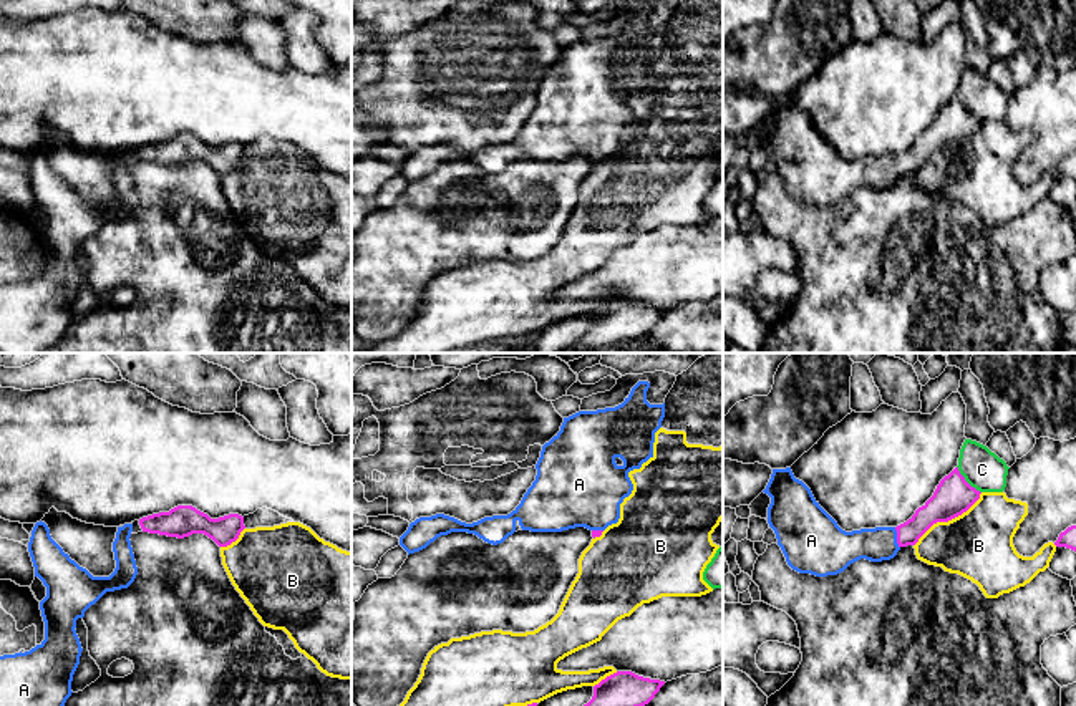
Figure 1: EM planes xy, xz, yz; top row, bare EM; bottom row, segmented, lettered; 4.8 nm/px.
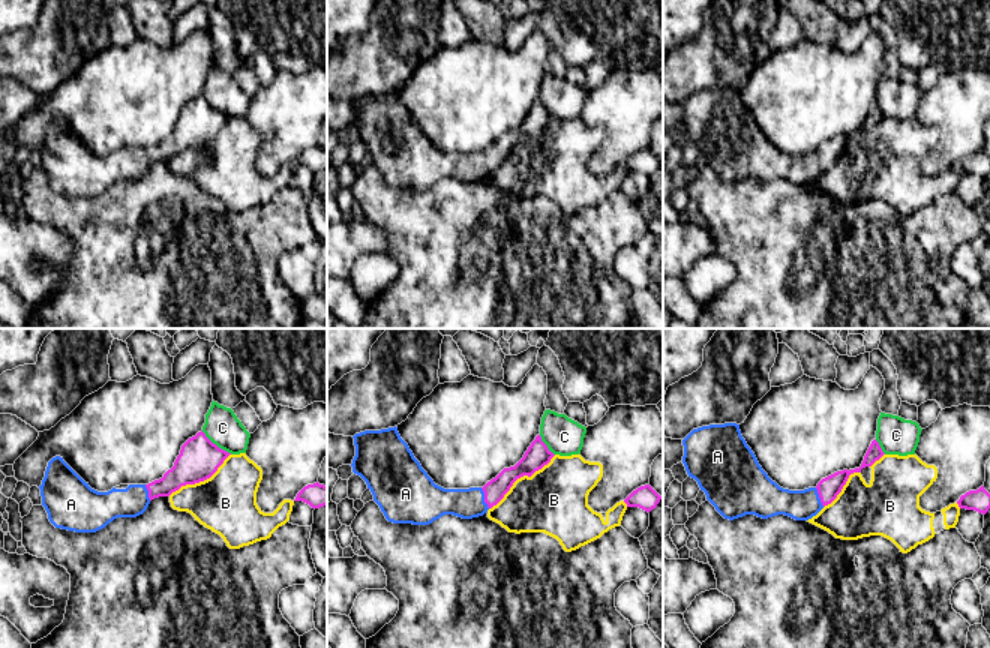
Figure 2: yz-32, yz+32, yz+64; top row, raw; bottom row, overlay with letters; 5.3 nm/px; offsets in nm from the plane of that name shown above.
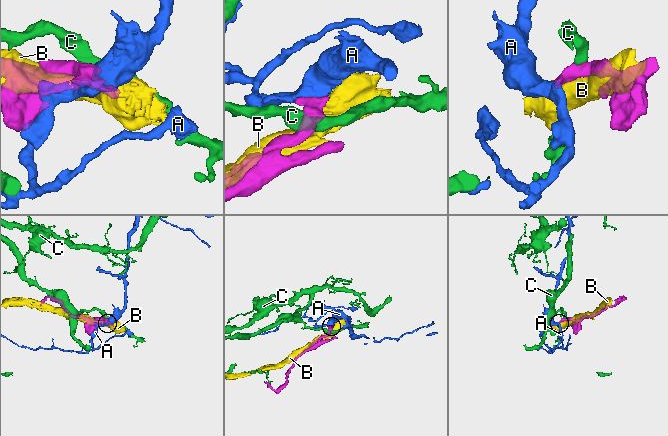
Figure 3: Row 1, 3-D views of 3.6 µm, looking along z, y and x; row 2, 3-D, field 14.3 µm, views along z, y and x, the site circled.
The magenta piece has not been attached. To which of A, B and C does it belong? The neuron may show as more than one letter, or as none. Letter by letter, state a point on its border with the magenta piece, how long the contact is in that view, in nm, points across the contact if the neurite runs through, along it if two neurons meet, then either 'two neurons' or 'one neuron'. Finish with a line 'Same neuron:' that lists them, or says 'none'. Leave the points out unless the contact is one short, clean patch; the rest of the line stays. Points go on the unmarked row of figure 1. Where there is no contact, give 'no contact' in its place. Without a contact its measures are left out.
A: meets magenta in yz at (897, 166); contact 110 nm long; runs through yz (939, 136), (907, 163), (897, 166), (877, 173); one neuron
B: meets magenta in yz at (947, 149); contact 420 nm long; two neurons
C: meets magenta in yz at (965, 110); contact 180 nm long; border along yz (957, 95), (959, 101), (980, 121); two neurons
Same neuron: A

